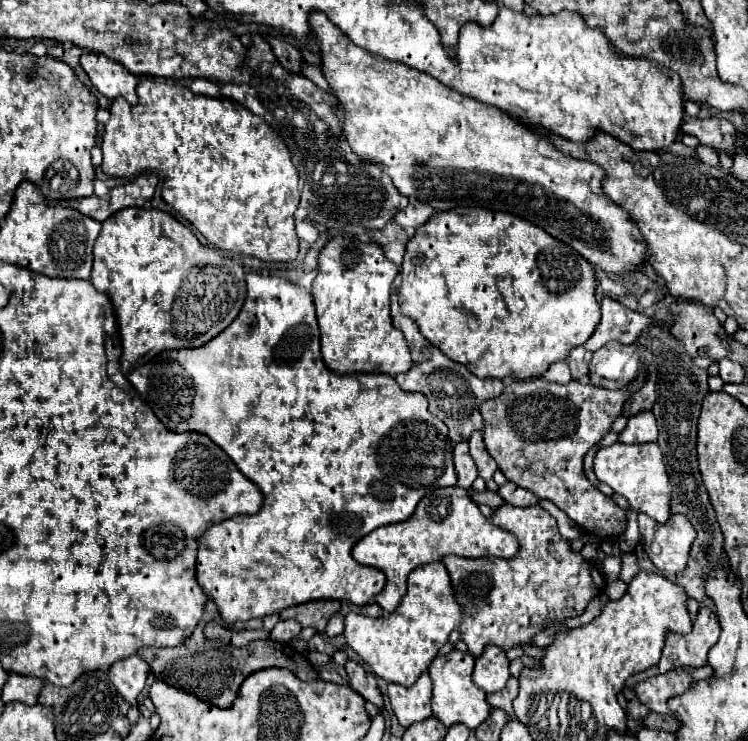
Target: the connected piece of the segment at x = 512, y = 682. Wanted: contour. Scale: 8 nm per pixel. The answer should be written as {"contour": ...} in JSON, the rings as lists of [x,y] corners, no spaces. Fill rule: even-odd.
{"contour":[[[510,678],[506,688],[502,688],[496,694],[488,694],[488,702],[492,702],[492,708],[502,708],[508,716],[514,716],[512,700],[516,698],[516,694],[518,694],[518,680]]]}

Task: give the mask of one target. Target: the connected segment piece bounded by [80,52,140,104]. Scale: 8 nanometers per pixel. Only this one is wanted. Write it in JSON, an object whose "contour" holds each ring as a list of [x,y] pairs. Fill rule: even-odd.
{"contour":[[[84,52],[80,56],[80,66],[88,74],[94,88],[104,94],[106,98],[126,98],[130,104],[138,102],[136,96],[136,84],[140,82],[136,76],[132,76],[122,64],[116,64],[116,60],[110,60],[108,56]]]}

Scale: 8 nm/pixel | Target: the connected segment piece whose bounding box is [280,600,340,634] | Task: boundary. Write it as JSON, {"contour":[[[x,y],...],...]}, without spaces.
{"contour":[[[316,600],[316,602],[300,604],[296,608],[288,608],[288,610],[280,612],[280,618],[292,618],[292,620],[300,622],[304,628],[312,626],[322,634],[330,616],[336,614],[338,610],[340,610],[338,600]]]}

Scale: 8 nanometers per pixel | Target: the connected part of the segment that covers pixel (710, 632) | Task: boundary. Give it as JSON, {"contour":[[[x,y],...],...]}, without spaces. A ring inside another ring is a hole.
{"contour":[[[702,606],[692,632],[688,636],[668,634],[660,662],[654,664],[652,668],[648,668],[646,672],[628,678],[625,687],[632,688],[650,676],[664,674],[664,672],[670,672],[676,668],[706,666],[708,664],[708,650],[718,642],[718,636],[720,636],[720,624],[718,624],[716,614],[710,608]]]}

